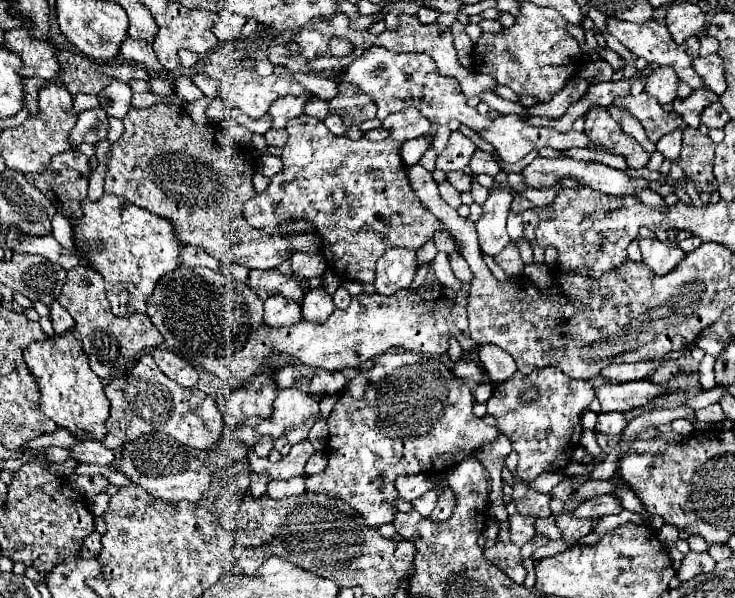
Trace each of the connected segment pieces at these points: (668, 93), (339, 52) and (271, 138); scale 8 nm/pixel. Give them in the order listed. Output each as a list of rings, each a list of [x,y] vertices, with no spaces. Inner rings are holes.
[[[656,68],[648,78],[646,78],[646,90],[650,96],[654,96],[660,104],[668,104],[676,100],[676,90],[678,90],[678,78],[672,68]]]
[[[332,36],[332,38],[330,38],[330,54],[336,56],[336,58],[350,56],[350,54],[352,54],[352,44],[350,44],[346,38]]]
[[[268,130],[268,132],[264,134],[264,138],[266,138],[268,144],[272,144],[272,146],[284,146],[286,140],[288,140],[288,134],[286,134],[286,130]]]

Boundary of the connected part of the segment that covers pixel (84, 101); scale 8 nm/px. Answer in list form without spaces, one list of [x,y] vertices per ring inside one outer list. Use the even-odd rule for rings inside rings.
[[[76,94],[74,96],[74,100],[76,100],[76,114],[80,114],[80,112],[84,112],[84,110],[88,110],[88,108],[98,108],[100,104],[98,104],[98,98],[96,96],[92,96],[92,94]]]

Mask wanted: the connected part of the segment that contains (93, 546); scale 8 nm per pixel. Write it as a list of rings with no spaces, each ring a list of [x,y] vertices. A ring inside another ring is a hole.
[[[92,532],[86,540],[84,540],[84,546],[82,546],[82,556],[84,558],[94,558],[98,552],[100,552],[100,534],[98,532]]]

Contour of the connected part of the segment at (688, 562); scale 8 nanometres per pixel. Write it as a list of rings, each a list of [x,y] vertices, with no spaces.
[[[688,552],[682,560],[682,566],[678,570],[678,578],[680,580],[692,580],[700,574],[706,574],[706,572],[712,572],[716,566],[716,562],[712,560],[712,556],[708,552]]]

